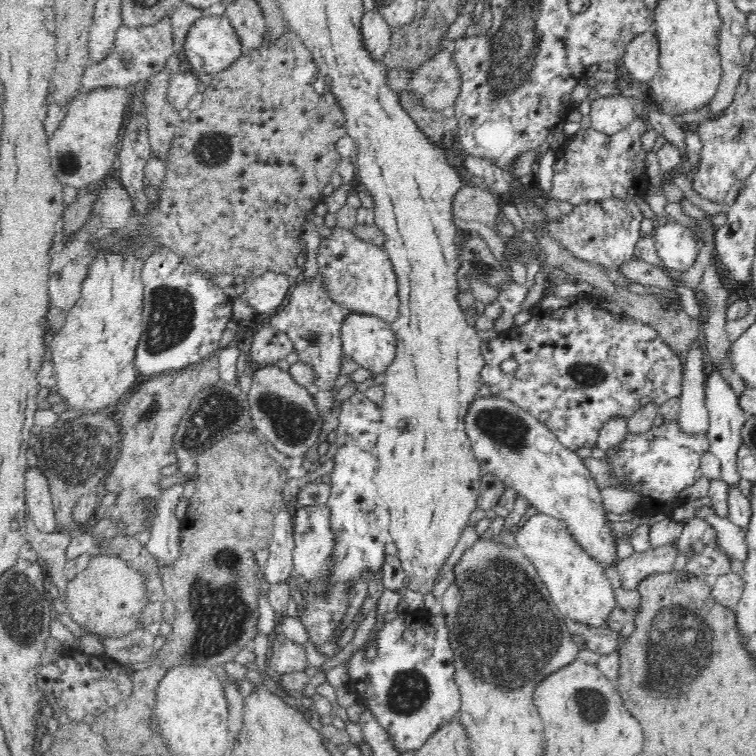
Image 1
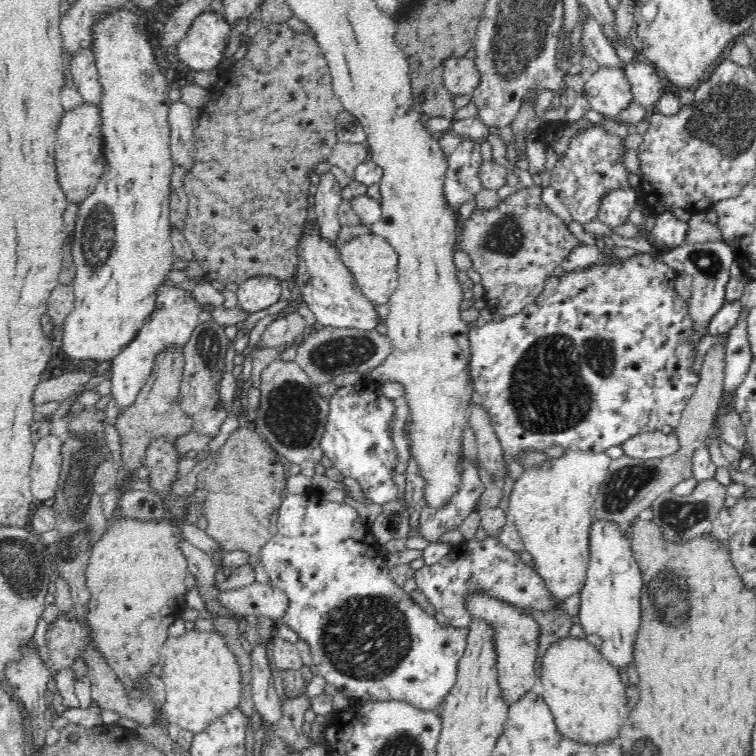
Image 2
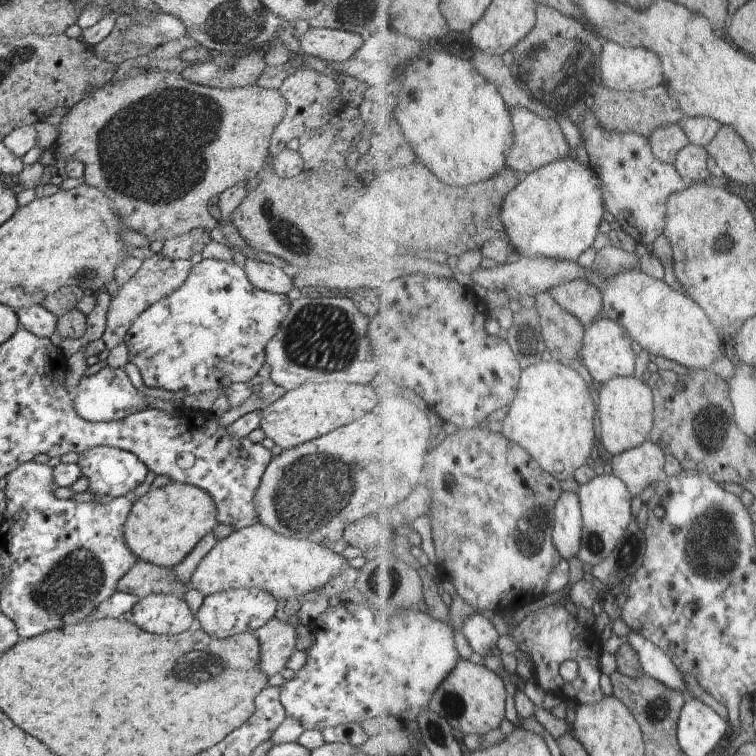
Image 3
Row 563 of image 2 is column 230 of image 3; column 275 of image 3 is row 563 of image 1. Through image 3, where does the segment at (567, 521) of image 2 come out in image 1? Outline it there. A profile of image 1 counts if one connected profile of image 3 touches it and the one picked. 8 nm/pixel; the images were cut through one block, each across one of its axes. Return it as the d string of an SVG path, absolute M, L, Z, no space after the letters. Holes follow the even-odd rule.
M538 513L528 518L515 538L515 546L534 565L563 618L594 627L607 626L608 614L616 608L610 580L604 568L576 543L563 520Z

